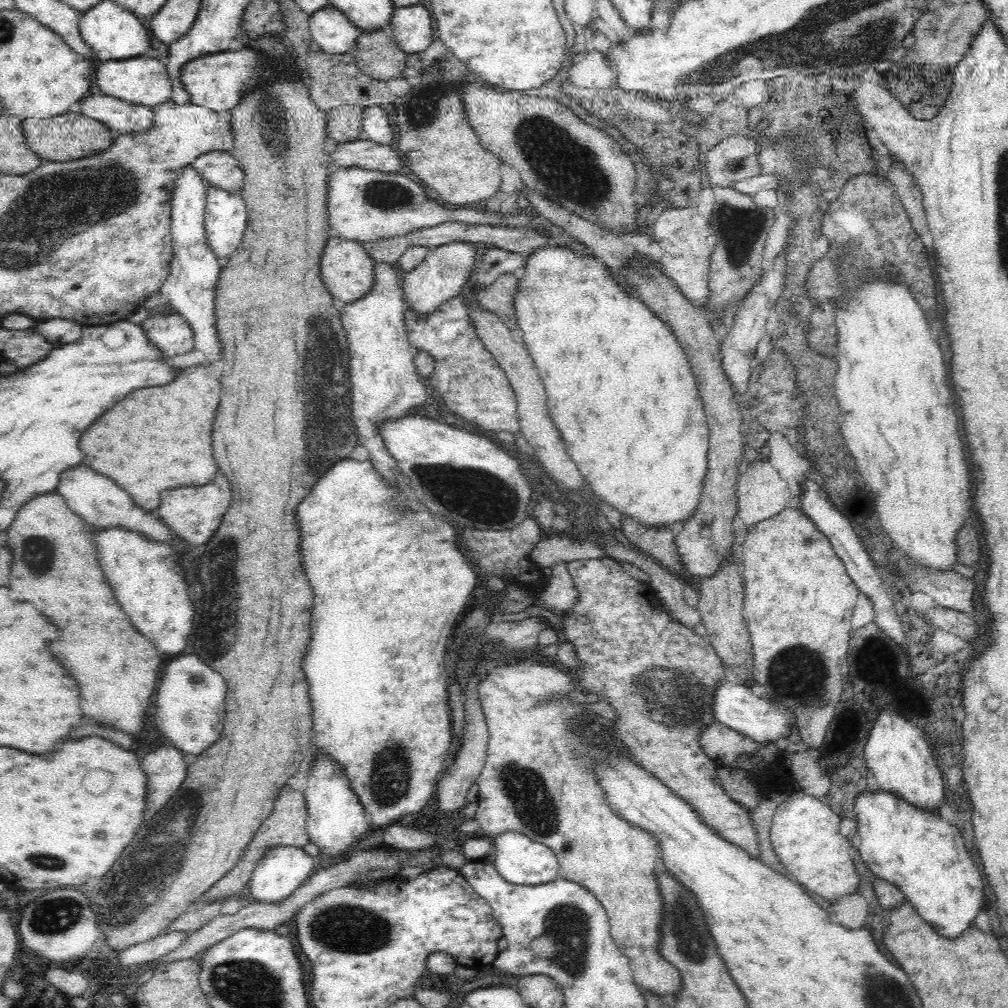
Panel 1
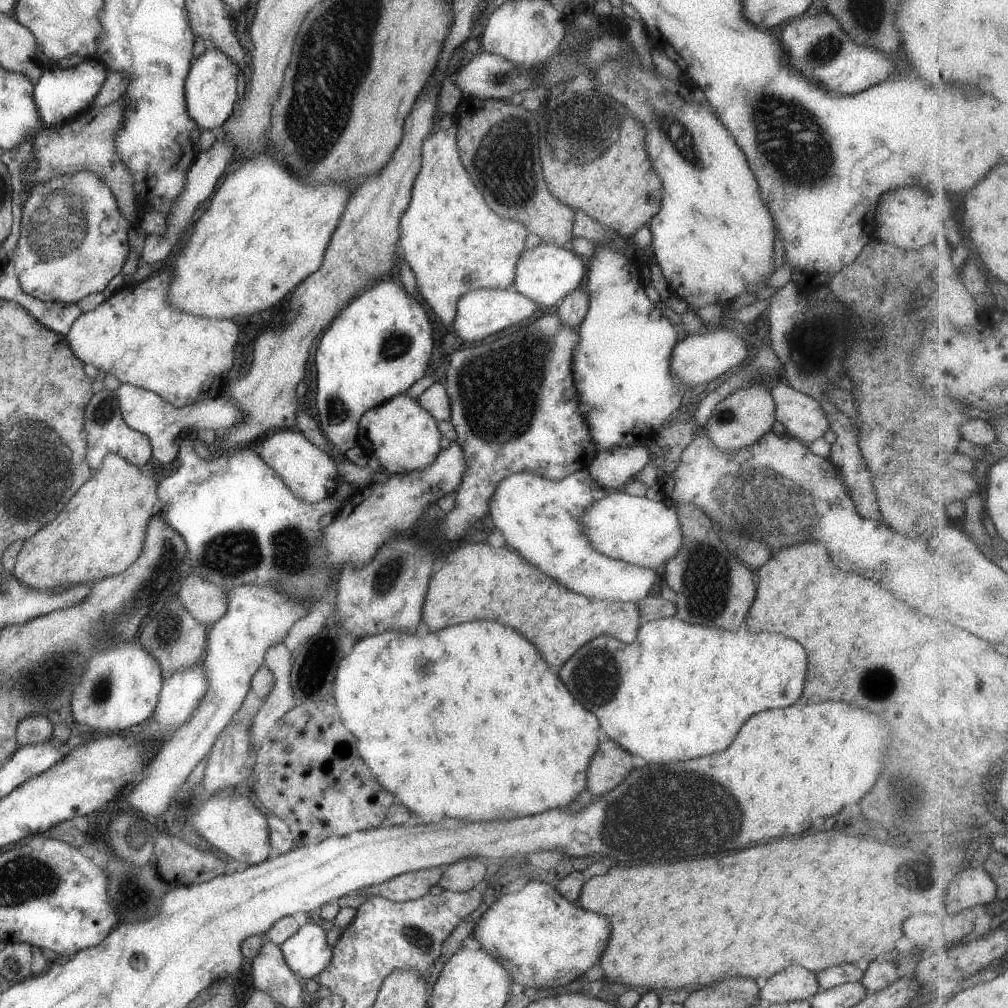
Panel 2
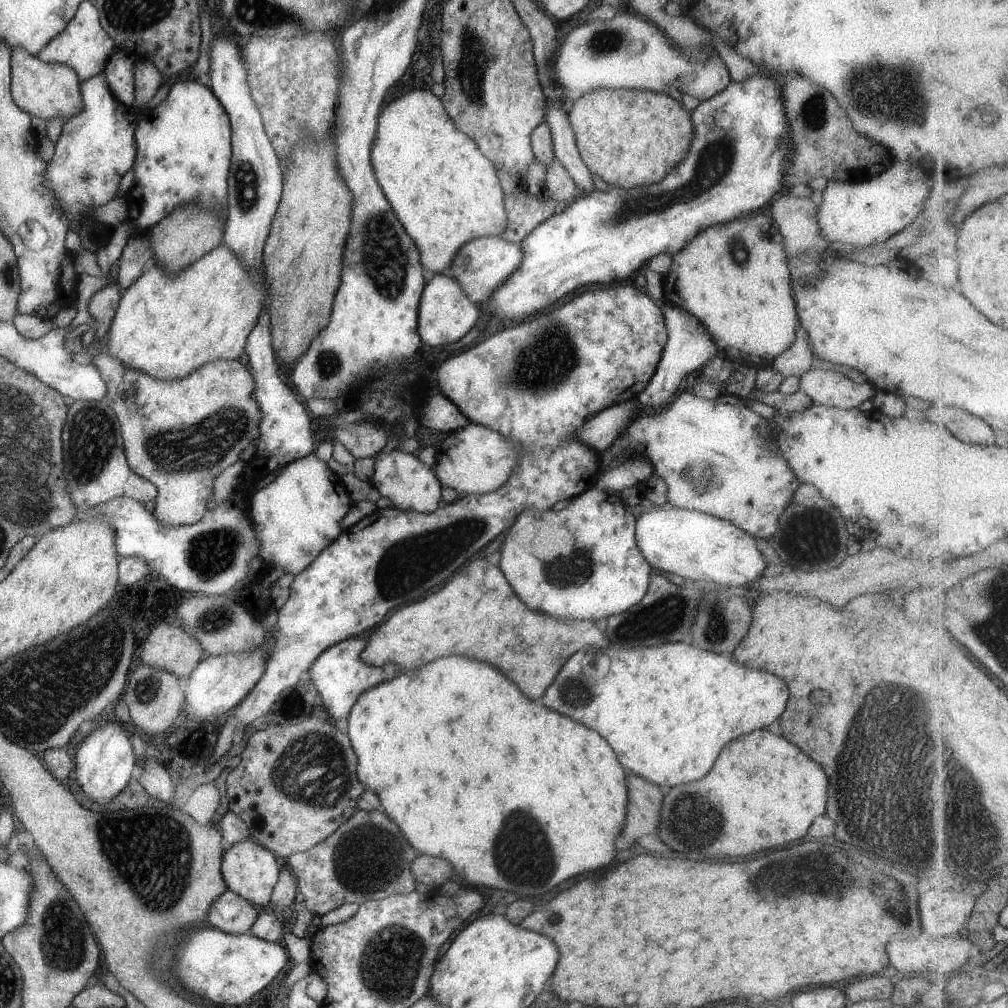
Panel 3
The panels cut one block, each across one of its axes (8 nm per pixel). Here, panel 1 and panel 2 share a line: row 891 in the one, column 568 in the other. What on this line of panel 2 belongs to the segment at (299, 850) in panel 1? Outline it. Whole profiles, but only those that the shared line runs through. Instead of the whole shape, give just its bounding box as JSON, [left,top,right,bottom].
[508,243,585,308]

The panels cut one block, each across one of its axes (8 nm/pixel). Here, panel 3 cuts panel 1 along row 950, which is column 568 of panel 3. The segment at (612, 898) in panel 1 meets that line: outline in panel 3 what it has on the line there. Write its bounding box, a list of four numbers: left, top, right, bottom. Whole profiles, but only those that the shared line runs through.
[359,559,607,700]

